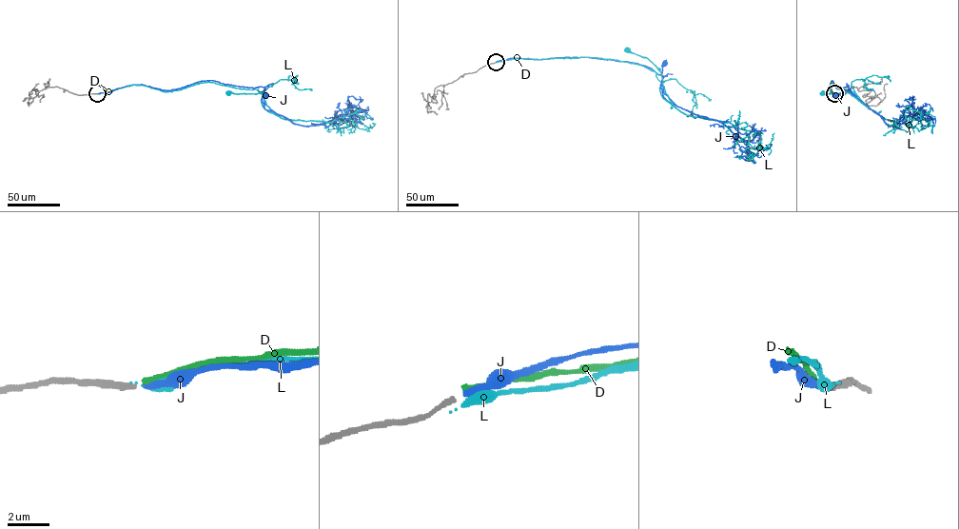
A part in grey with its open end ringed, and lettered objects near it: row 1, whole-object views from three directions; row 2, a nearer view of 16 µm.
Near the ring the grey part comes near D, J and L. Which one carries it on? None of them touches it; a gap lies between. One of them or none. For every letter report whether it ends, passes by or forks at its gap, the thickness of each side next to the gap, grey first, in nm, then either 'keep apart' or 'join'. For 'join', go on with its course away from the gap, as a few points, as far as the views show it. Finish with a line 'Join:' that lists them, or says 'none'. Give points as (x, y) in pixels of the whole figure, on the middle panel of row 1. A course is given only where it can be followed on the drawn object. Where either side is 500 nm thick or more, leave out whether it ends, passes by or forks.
D: it ends; calibres 280 and 240 nm; keep apart
J: it ends; calibres 280 and 280 nm; join; course (496, 62), (588, 57), (638, 64), (663, 76), (662, 95), (675, 105), (663, 91), (665, 63)
L: it ends; calibres 280 and 400 nm; keep apart
Join: J

